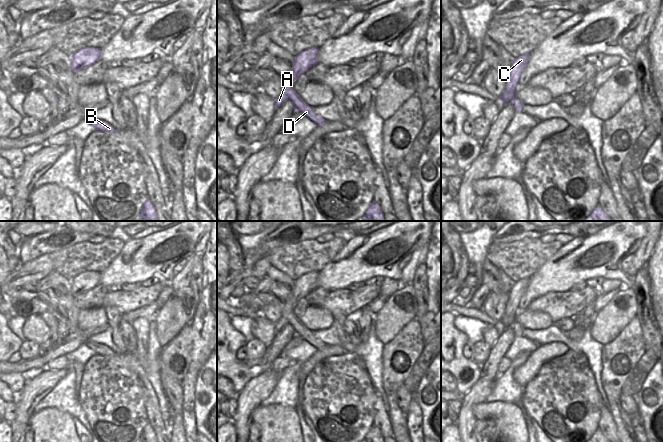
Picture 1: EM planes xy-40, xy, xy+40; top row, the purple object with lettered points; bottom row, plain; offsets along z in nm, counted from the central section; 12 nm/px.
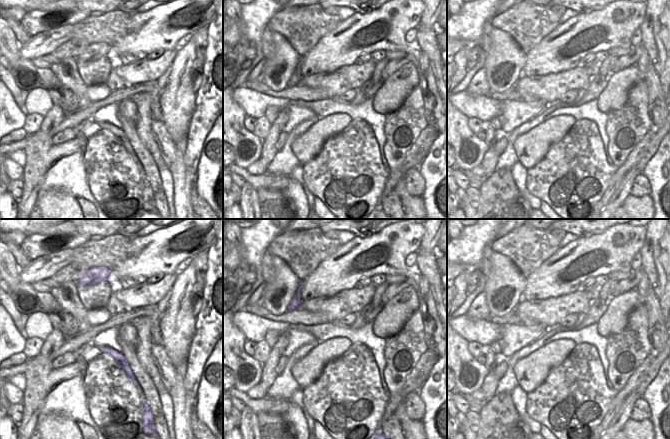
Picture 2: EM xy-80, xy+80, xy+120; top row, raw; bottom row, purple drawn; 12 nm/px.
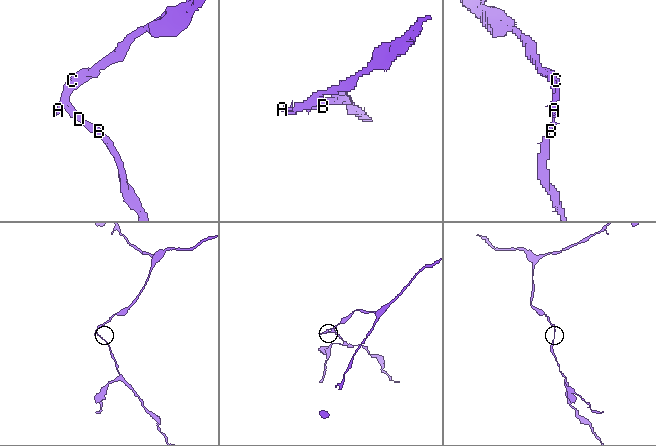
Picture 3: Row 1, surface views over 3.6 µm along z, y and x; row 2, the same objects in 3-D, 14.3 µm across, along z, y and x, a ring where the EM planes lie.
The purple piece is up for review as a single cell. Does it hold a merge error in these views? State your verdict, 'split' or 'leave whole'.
split

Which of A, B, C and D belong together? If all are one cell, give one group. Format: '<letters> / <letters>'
A C / B D

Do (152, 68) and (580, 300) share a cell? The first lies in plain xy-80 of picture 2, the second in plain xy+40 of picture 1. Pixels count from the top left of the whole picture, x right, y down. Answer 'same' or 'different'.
same

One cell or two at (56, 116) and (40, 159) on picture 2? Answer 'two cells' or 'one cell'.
one cell

